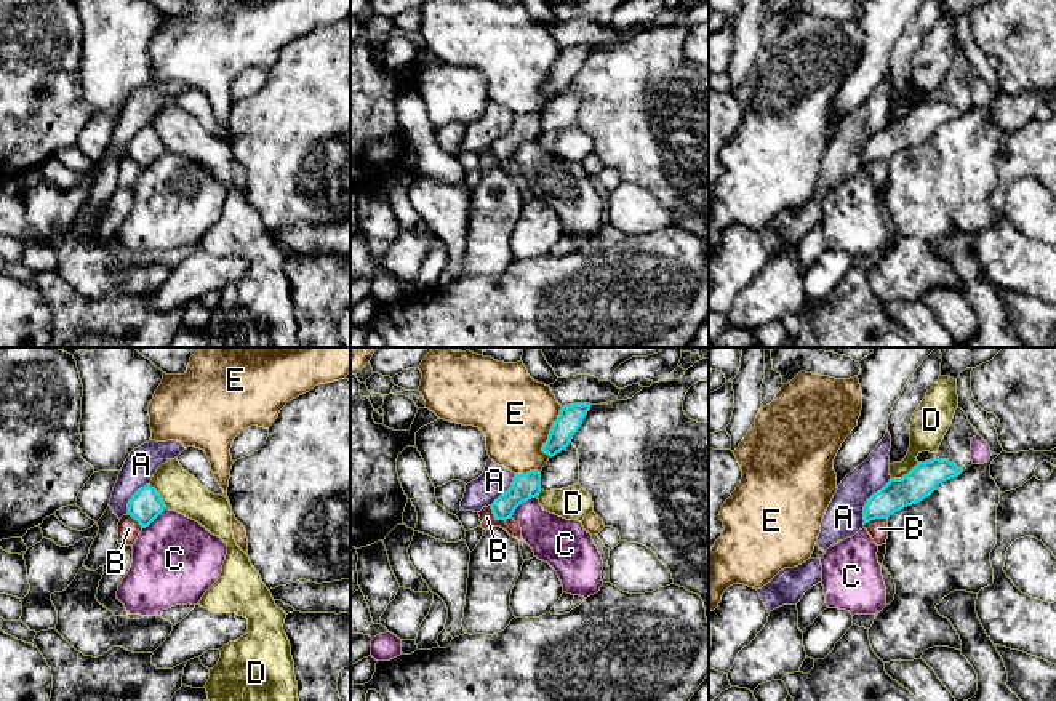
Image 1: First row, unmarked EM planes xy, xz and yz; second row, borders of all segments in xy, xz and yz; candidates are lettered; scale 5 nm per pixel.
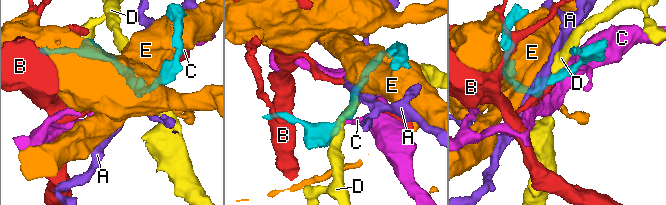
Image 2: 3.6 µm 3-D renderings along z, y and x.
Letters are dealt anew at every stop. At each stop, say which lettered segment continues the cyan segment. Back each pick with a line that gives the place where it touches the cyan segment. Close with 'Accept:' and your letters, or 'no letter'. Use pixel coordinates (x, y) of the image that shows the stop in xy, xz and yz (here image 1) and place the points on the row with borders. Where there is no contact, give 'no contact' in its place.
Accept: no letter

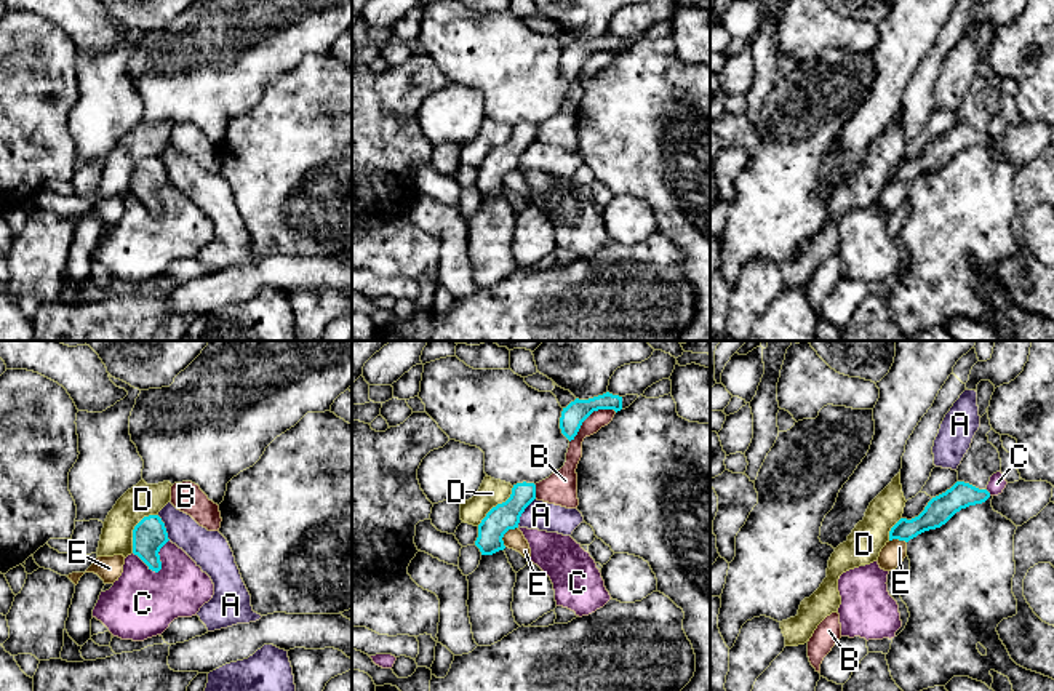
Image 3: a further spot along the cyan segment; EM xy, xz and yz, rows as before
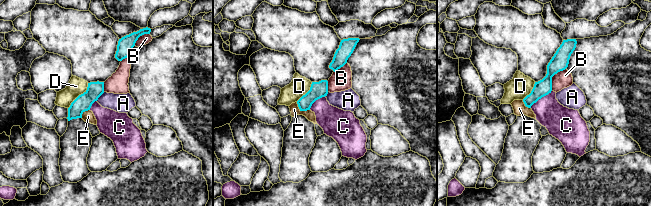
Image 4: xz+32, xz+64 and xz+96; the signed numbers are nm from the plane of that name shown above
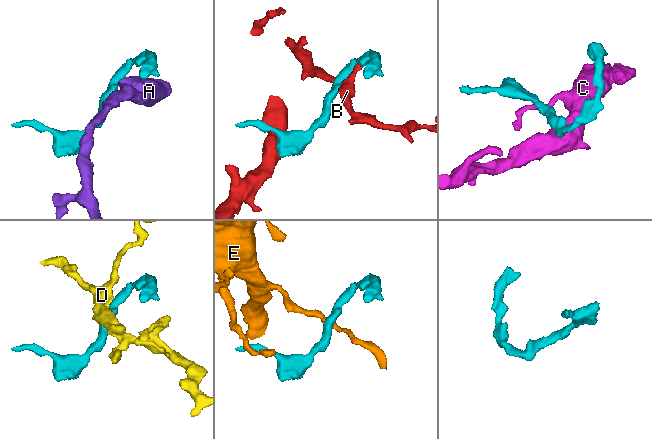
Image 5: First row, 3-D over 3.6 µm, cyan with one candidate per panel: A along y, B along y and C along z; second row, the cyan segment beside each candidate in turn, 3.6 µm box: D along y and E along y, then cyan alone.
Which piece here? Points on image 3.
Accept: no letter

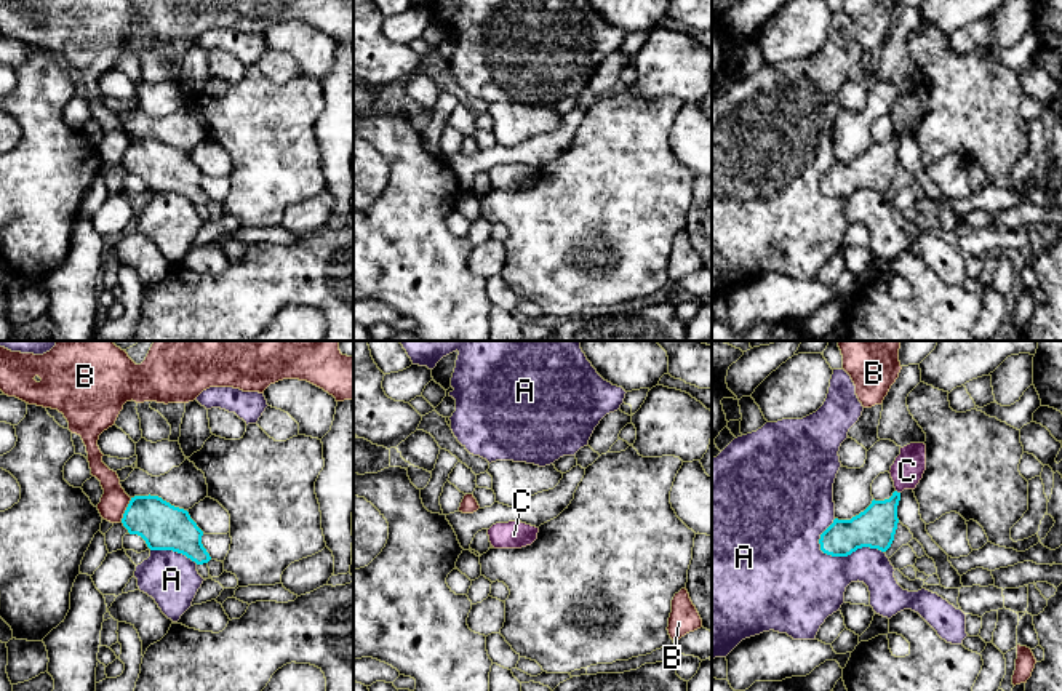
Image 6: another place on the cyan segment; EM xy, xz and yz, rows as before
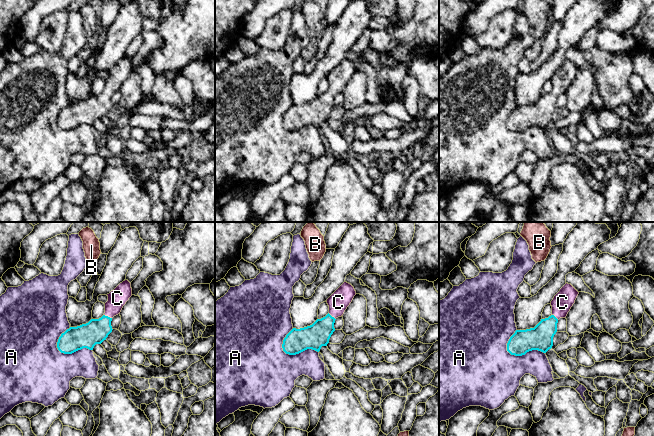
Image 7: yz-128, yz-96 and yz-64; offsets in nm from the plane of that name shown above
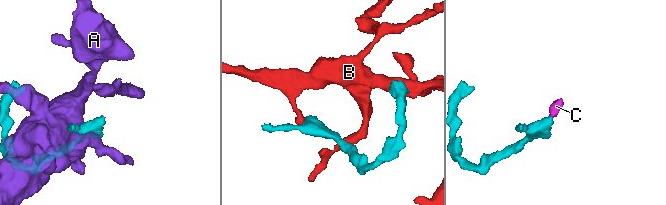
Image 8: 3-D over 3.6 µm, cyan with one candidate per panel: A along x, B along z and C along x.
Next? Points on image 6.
C: yz (896, 491)
Accept: C

